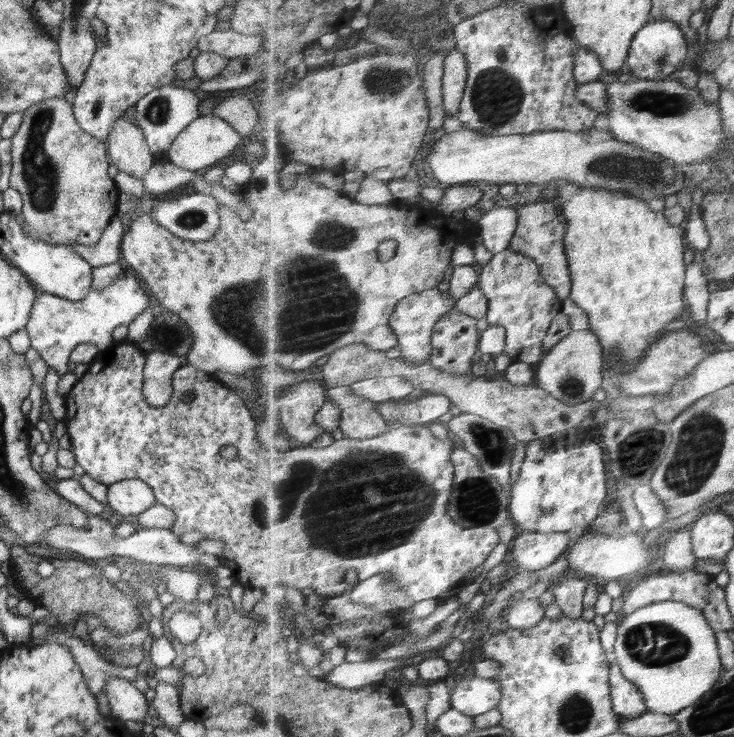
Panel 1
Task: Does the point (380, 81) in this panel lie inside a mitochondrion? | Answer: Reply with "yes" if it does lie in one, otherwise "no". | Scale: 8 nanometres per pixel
yes

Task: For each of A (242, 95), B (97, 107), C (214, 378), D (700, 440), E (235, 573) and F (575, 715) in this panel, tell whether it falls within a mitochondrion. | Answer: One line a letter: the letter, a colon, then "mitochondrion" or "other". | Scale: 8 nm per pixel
A: other
B: mitochondrion
C: other
D: mitochondrion
E: other
F: mitochondrion

